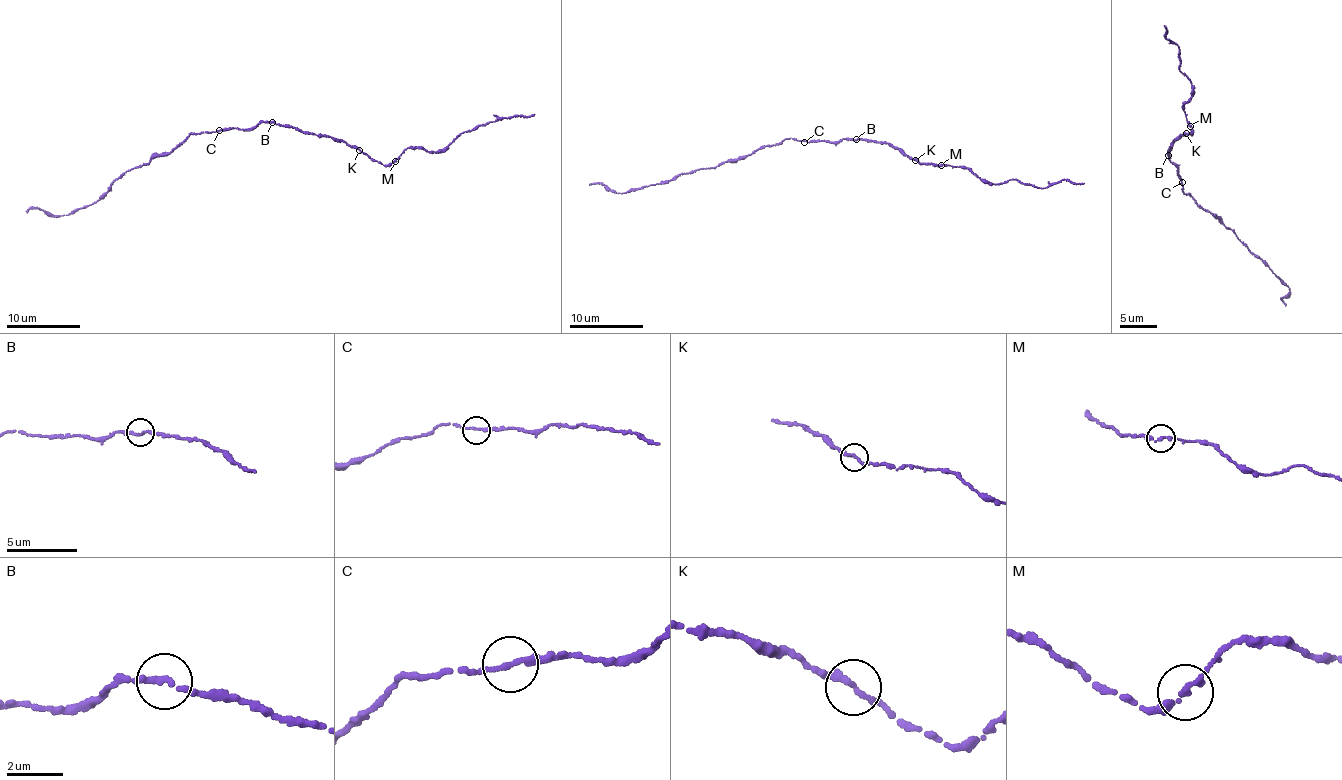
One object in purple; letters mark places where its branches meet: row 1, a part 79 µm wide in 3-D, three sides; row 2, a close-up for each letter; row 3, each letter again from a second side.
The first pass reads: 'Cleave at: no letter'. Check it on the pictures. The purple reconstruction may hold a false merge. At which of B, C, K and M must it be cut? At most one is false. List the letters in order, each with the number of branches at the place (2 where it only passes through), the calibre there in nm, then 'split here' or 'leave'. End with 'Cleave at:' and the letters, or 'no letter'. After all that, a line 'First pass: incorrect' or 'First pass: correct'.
B: 2 branches meet; 200 nm thick; leave
C: 2 branches meet; 190 nm thick; leave
K: 2 branches meet; 220 nm thick; leave
M: 2 branches meet; 200 nm thick; leave
Cleave at: no letter
First pass: correct

